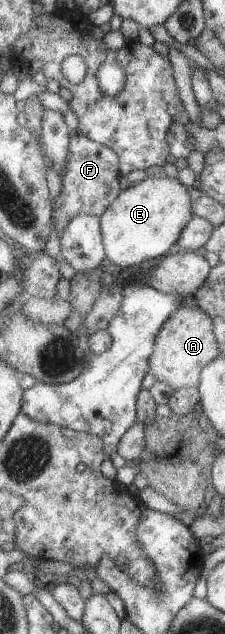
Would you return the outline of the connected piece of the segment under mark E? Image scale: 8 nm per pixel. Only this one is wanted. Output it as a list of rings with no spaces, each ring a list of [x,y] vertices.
[[[148,177],[130,185],[99,216],[105,257],[120,268],[150,264],[176,248],[180,233],[192,217],[187,187],[177,178]]]

